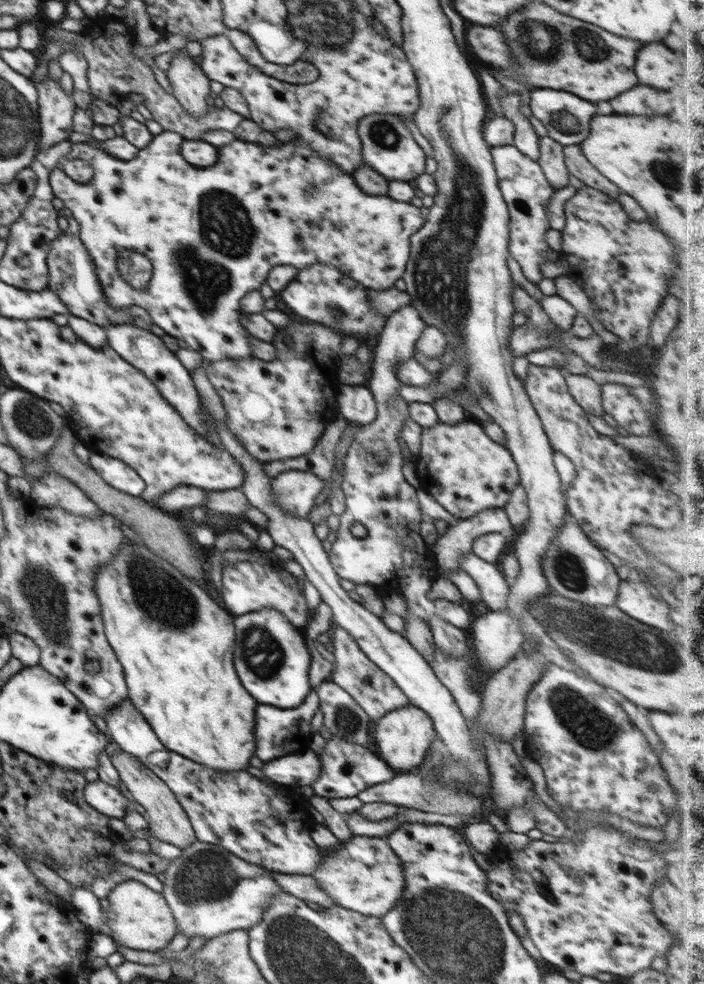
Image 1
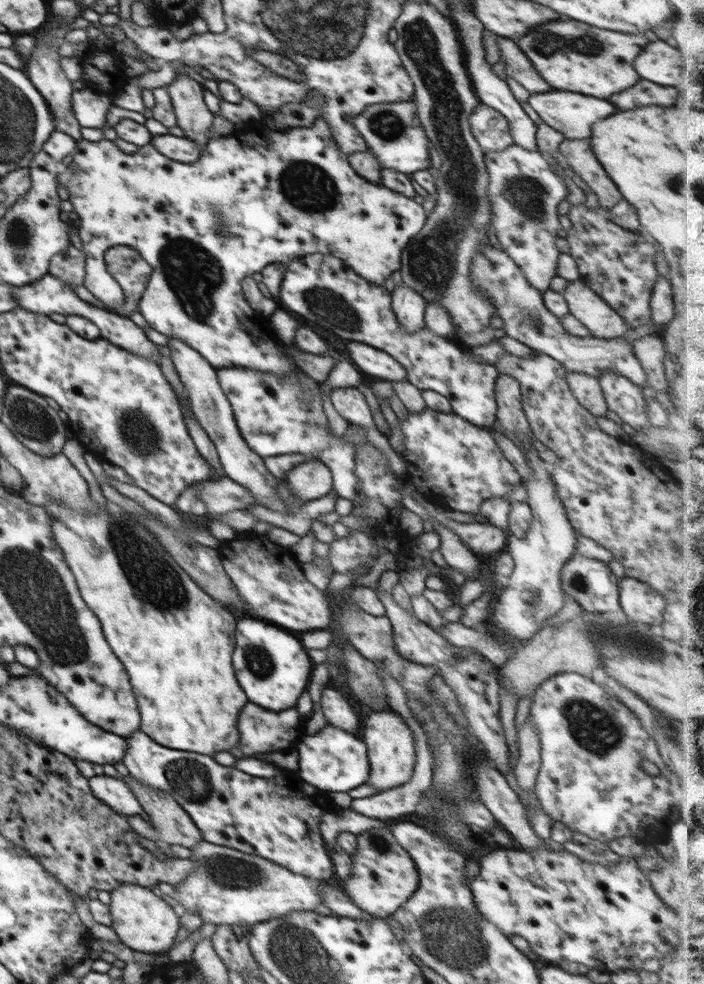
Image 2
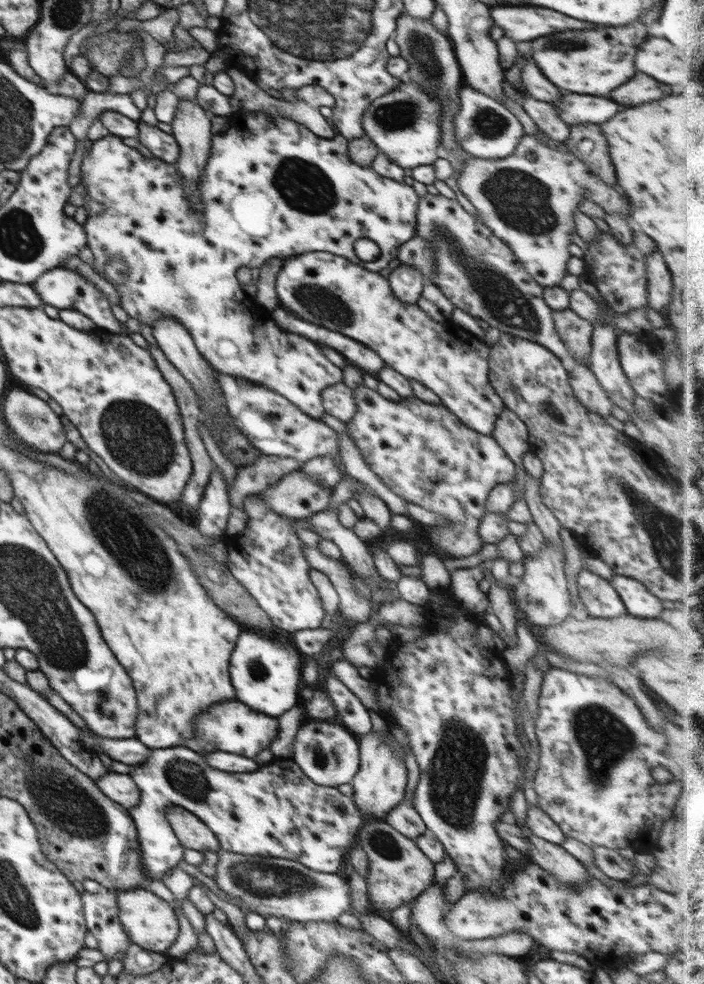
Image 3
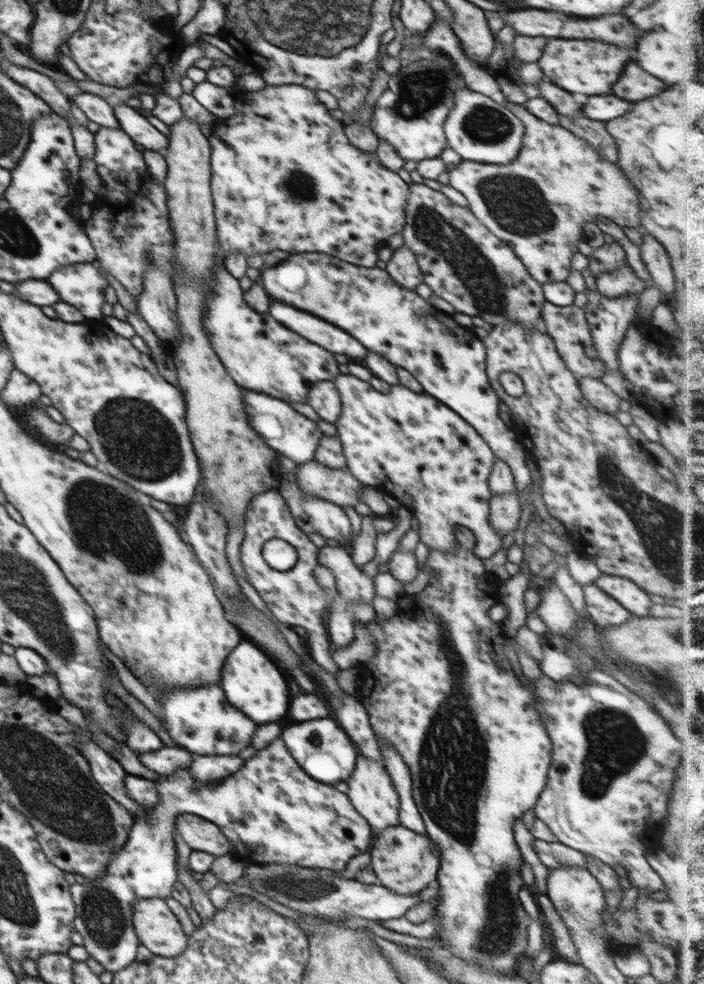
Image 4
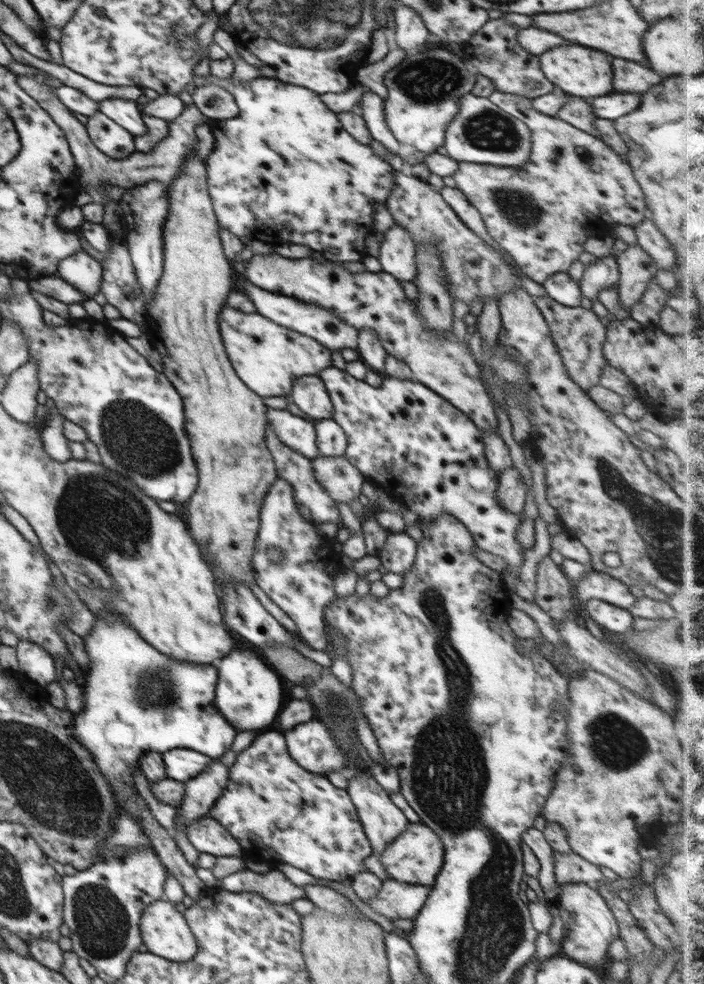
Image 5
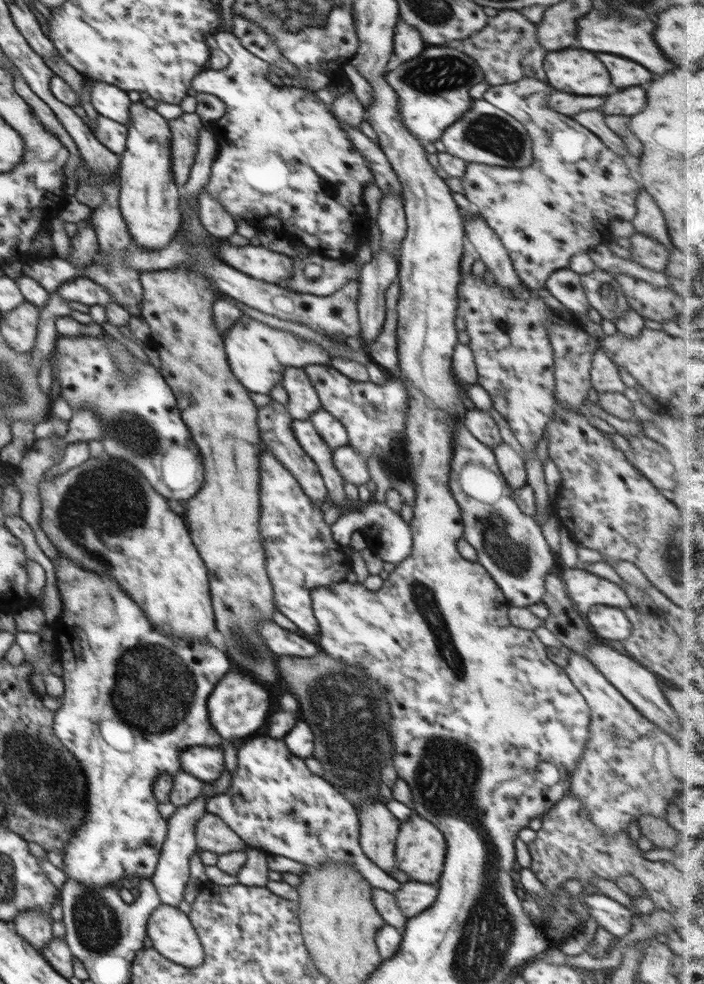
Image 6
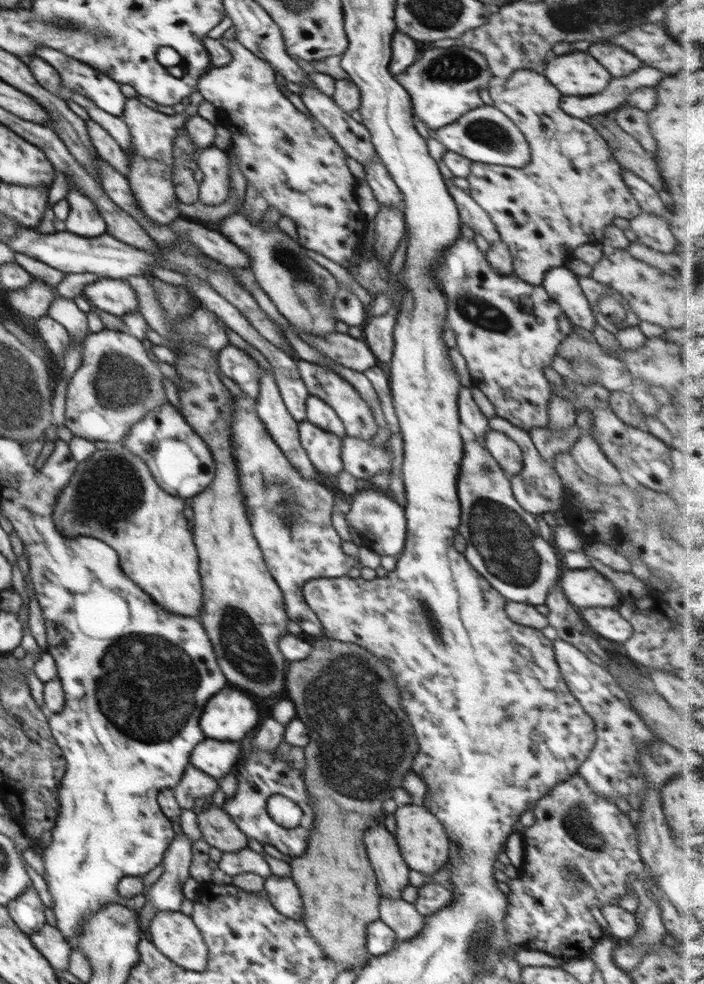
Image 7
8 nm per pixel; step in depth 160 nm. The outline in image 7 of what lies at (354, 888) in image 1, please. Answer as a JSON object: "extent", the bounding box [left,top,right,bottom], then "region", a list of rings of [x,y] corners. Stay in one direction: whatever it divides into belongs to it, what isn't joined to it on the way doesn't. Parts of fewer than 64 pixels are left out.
{"extent":[394,804,450,875],"region":[[[410,804],[398,807],[394,818],[397,824],[395,839],[408,867],[424,875],[432,875],[442,869],[449,860],[450,853],[450,840],[444,825],[423,806]]]}

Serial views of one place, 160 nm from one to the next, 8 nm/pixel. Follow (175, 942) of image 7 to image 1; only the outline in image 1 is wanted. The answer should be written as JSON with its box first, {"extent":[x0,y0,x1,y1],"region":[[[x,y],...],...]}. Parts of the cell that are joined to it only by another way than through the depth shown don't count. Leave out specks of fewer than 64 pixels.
{"extent":[105,880,177,952],"region":[[[136,880],[122,882],[107,894],[108,912],[105,929],[119,946],[154,952],[164,949],[177,933],[174,915],[162,893],[155,892]]]}

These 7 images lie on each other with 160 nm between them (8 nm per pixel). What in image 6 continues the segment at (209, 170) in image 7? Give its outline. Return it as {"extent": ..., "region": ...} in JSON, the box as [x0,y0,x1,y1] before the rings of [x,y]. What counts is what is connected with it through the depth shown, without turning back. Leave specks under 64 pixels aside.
{"extent":[198,191,236,241],"region":[[[206,191],[199,194],[198,204],[199,221],[216,241],[227,241],[236,232],[233,216]]]}

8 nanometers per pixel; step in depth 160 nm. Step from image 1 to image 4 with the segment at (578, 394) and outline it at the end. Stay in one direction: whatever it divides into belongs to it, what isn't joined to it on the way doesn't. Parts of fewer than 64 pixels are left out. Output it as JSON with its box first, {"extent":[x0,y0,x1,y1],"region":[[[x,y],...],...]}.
{"extent":[577,377,621,415],"region":[[[579,377],[577,381],[584,399],[590,405],[609,415],[616,415],[619,412],[621,399],[601,379]]]}

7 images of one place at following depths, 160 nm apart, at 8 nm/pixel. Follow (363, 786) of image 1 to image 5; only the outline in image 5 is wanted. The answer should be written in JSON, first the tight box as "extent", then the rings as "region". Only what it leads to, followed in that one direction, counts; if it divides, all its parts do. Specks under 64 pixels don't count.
{"extent":[283,722,346,776],"region":[[[305,722],[283,733],[290,757],[304,770],[320,776],[339,771],[346,764],[346,756],[336,738],[324,722]]]}

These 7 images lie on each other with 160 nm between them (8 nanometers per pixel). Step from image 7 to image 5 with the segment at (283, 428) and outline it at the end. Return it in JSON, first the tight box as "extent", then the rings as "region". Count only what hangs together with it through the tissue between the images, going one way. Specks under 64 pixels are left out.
{"extent":[265,427,341,525],"region":[[[268,427],[266,430],[265,438],[267,447],[274,457],[277,476],[292,485],[294,491],[294,498],[297,502],[297,509],[300,510],[302,518],[308,519],[309,522],[322,524],[322,522],[333,522],[334,524],[341,525],[341,514],[337,503],[330,495],[324,490],[314,476],[313,461],[311,458],[302,456],[299,452],[292,450],[289,446],[274,434],[274,431]]]}

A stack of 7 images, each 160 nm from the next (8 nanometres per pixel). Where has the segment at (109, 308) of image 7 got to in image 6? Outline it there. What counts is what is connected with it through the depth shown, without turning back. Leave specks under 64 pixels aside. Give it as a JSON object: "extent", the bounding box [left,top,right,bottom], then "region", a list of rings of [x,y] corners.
{"extent":[55,276,114,307],"region":[[[84,276],[64,282],[55,292],[66,301],[79,302],[89,307],[94,305],[106,307],[114,303],[112,295],[106,289]]]}

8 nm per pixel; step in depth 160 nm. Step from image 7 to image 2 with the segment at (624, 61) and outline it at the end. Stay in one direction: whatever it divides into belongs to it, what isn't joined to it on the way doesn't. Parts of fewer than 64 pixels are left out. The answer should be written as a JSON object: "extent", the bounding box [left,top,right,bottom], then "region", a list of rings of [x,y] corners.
{"extent":[608,80,678,110],"region":[[[640,80],[630,90],[614,94],[608,100],[624,110],[632,110],[638,106],[672,106],[676,102],[676,98],[678,98],[676,88],[664,88],[654,82]]]}

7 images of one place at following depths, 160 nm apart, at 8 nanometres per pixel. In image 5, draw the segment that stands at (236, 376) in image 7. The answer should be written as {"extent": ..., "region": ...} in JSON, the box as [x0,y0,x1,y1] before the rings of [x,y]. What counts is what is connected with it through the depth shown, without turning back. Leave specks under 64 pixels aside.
{"extent":[219,305,332,398],"region":[[[224,305],[219,318],[220,335],[227,357],[234,367],[238,378],[247,386],[247,388],[258,394],[260,397],[285,397],[288,398],[294,381],[299,376],[314,376],[321,374],[326,367],[332,367],[332,354],[329,348],[326,348],[320,342],[300,334],[294,330],[279,326],[266,319],[262,314],[256,312],[246,314],[245,312],[230,308]]]}

